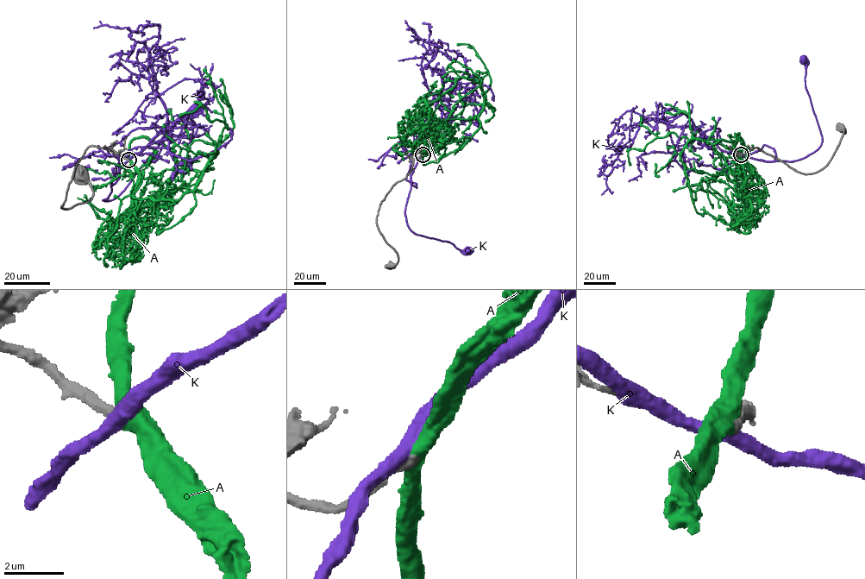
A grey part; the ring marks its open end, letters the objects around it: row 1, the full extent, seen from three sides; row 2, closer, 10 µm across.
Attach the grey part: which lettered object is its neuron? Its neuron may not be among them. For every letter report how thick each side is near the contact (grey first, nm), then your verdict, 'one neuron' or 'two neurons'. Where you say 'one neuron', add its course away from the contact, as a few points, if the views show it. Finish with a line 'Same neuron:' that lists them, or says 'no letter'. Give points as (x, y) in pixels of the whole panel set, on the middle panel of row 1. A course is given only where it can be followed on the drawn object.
A: calibres 400 and 550 nm; one neuron; course (423, 154), (423, 165), (438, 160), (461, 148), (479, 126), (478, 115), (490, 75), (471, 46), (457, 45)
K: calibres 380 and 440 nm; two neurons
Same neuron: A

